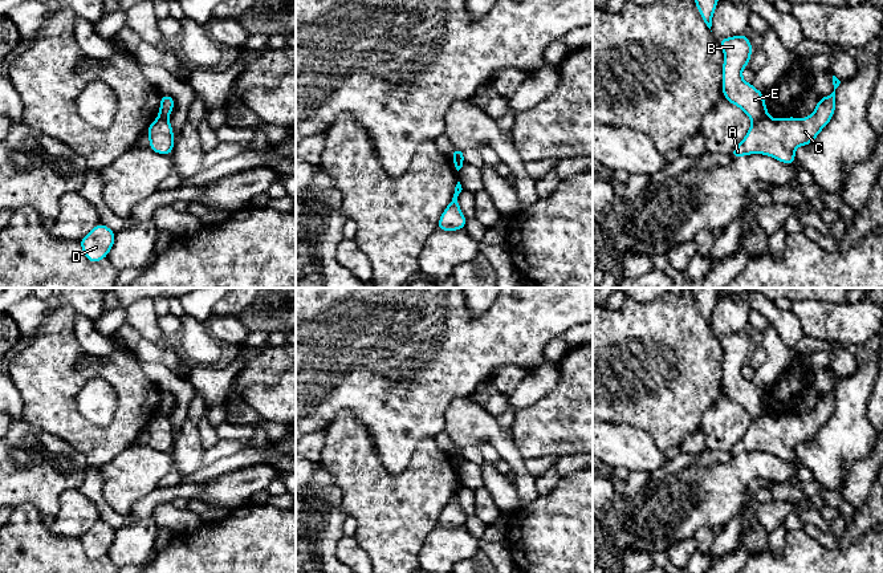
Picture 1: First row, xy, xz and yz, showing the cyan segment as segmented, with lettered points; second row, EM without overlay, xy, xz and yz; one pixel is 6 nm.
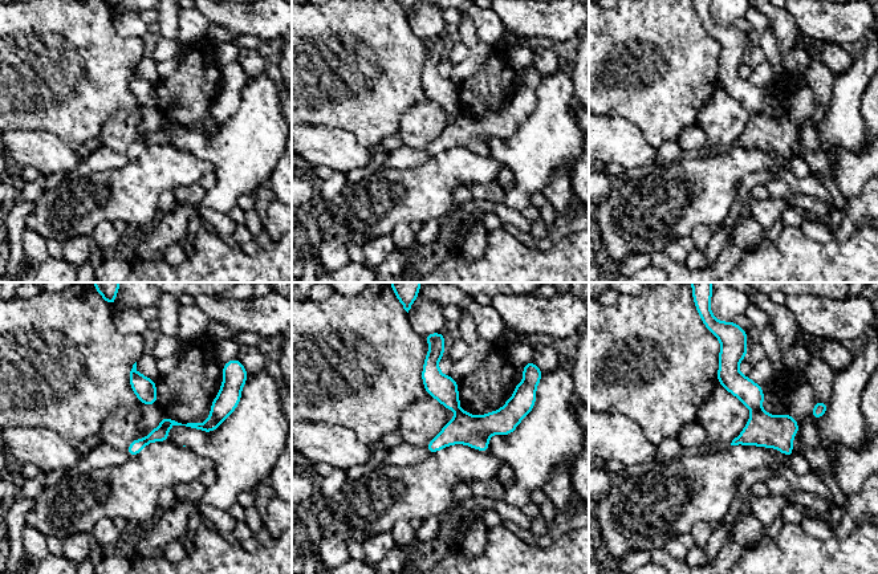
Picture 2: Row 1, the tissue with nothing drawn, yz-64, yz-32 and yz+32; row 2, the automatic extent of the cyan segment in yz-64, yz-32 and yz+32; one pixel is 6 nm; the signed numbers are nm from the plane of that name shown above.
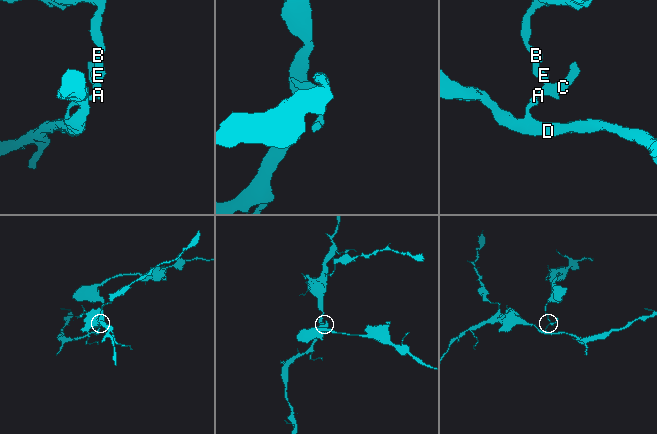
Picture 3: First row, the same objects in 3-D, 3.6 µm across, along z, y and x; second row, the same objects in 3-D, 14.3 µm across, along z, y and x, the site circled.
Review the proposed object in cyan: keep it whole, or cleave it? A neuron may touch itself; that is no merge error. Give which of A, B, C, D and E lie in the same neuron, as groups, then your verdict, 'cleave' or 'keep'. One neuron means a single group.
groups A C D / B E; cleave

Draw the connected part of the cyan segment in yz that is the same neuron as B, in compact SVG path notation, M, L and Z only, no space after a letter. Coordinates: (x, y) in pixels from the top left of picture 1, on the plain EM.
M745 332L717 337L724 348L723 393L731 401L741 405L757 419L768 413L764 390L741 375L741 367L749 362L752 341Z

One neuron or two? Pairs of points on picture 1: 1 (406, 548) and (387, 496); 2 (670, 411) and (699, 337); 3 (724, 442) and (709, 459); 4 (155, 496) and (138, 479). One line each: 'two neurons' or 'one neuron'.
1: one neuron
2: one neuron
3: two neurons
4: two neurons

